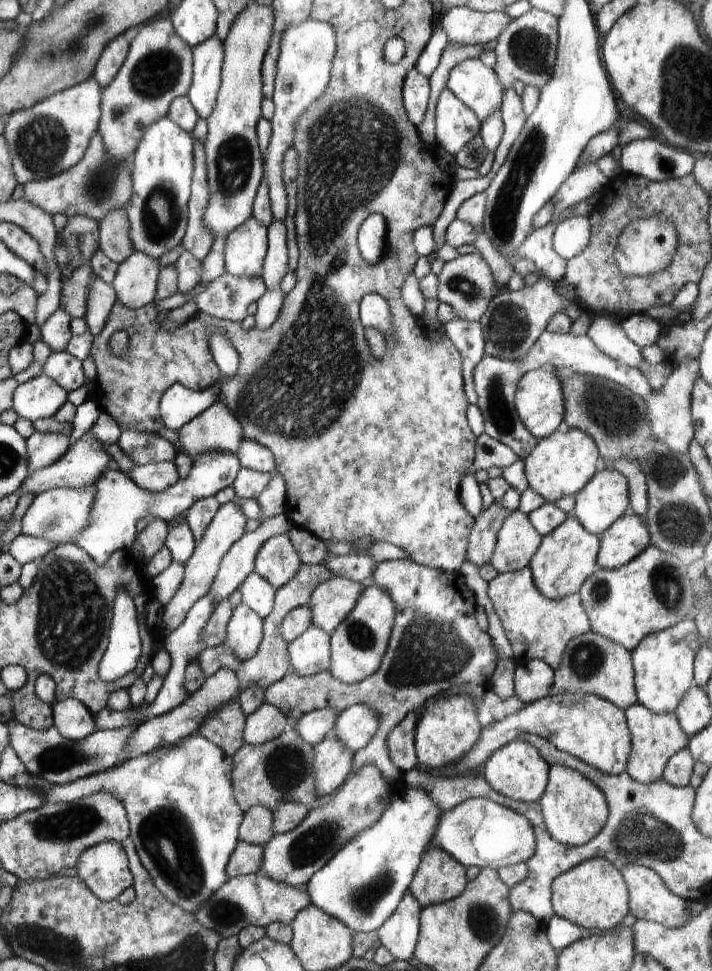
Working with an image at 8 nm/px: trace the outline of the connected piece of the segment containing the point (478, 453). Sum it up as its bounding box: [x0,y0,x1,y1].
[472,433,518,471]

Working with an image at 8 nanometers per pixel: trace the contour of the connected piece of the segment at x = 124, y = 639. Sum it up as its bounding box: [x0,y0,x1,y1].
[99,587,142,682]

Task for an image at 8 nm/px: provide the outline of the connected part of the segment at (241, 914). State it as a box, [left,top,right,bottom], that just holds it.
[193,872,311,939]

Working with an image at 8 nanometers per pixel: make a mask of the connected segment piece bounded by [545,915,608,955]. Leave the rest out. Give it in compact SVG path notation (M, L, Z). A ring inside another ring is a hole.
M556 915L549 920L545 929L549 943L557 955L578 939L591 936L604 937L608 934L608 931L600 930L600 928L579 927L578 925L572 924L569 920L557 917Z

